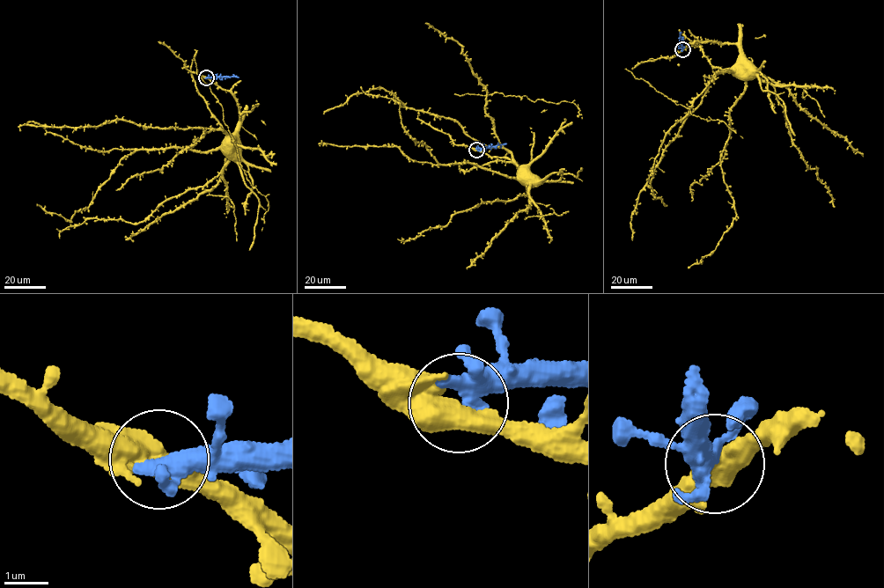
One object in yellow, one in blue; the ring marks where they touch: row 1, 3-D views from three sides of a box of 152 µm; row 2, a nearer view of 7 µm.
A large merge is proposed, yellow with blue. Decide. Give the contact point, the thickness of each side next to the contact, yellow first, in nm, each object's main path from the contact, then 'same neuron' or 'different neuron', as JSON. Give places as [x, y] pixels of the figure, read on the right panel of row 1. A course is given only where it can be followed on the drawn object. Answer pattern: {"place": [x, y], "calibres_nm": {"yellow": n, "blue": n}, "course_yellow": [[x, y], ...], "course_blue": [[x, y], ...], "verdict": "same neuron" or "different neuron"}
{"place": [682, 49], "calibres_nm": {"yellow": 550, "blue": 300}, "course_yellow": [[683, 49], [698, 40], [732, 43], [738, 48], [739, 62]], "course_blue": [[682, 49], [680, 33]], "verdict": "different neuron"}

